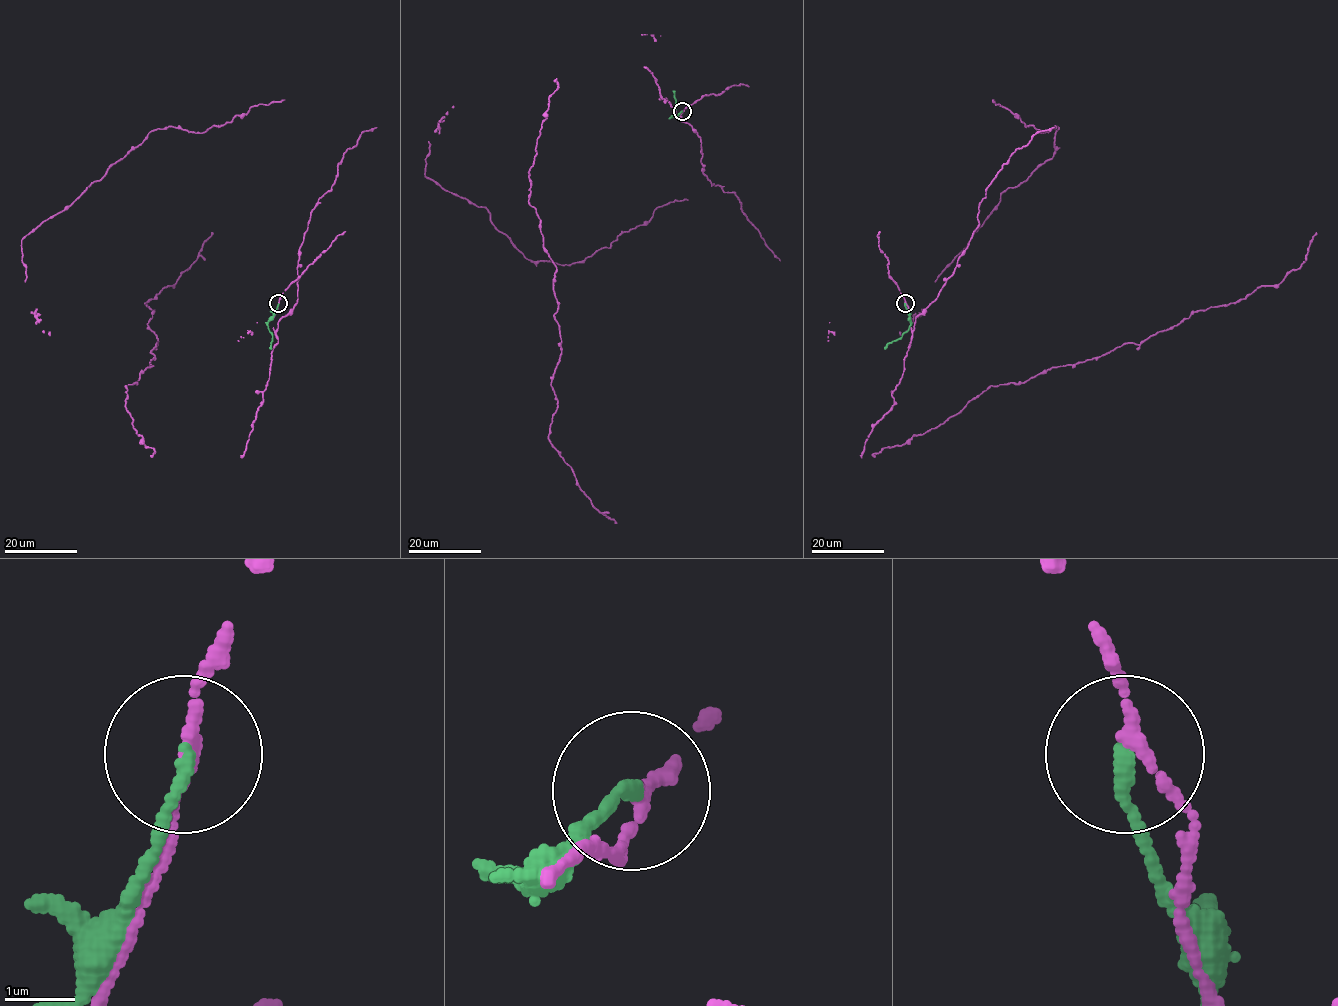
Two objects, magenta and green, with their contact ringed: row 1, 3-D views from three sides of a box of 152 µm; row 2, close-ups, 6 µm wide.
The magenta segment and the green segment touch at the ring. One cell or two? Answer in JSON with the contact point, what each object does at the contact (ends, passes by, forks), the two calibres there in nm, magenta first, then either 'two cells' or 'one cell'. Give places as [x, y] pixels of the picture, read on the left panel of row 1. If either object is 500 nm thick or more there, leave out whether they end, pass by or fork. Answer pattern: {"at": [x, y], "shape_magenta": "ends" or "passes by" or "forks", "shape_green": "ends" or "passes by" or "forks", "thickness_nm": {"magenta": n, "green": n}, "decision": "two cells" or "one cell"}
{"at": [278, 303], "shape_magenta": "passes by", "shape_green": "ends", "thickness_nm": {"magenta": 140, "green": 190}, "decision": "two cells"}

